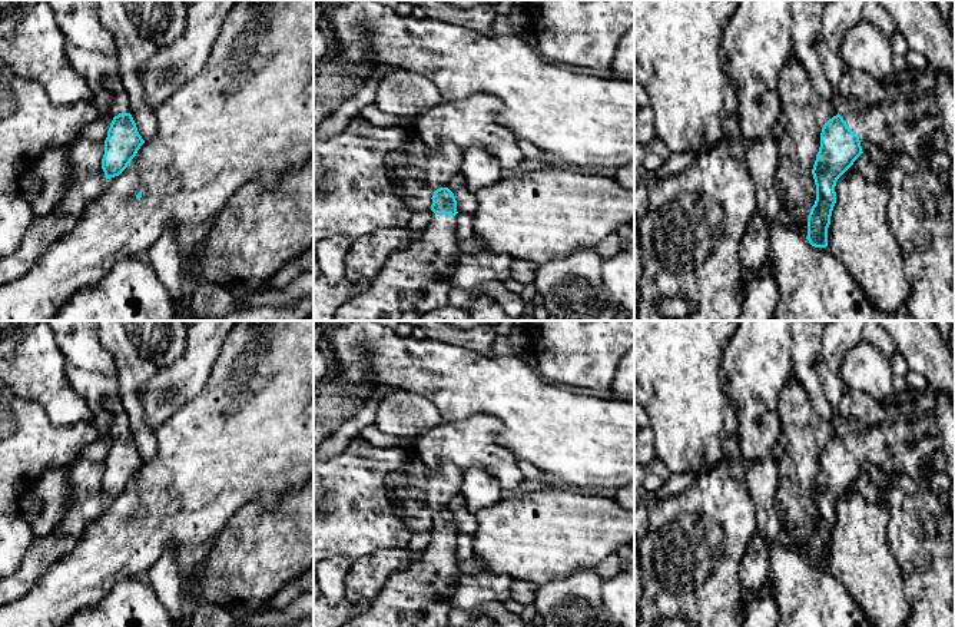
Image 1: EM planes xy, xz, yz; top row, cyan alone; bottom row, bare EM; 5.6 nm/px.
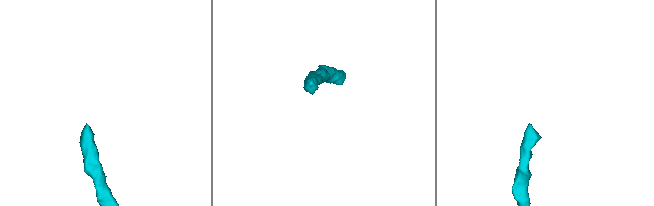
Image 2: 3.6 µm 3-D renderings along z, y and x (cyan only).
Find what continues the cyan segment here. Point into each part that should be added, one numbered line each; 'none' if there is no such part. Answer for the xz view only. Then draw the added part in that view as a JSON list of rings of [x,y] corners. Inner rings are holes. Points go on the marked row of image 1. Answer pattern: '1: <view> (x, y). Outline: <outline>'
1: xz (414, 281). Outline: [[[434,213],[432,222],[420,232],[414,243],[387,258],[365,292],[339,306],[335,321],[420,321],[427,312],[448,305],[460,256],[454,216]]]

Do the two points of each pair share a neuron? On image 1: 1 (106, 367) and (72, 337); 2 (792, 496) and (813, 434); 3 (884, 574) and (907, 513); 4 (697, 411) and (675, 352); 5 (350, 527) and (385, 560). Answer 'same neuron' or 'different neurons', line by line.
1: same neuron
2: same neuron
3: different neurons
4: same neuron
5: different neurons

